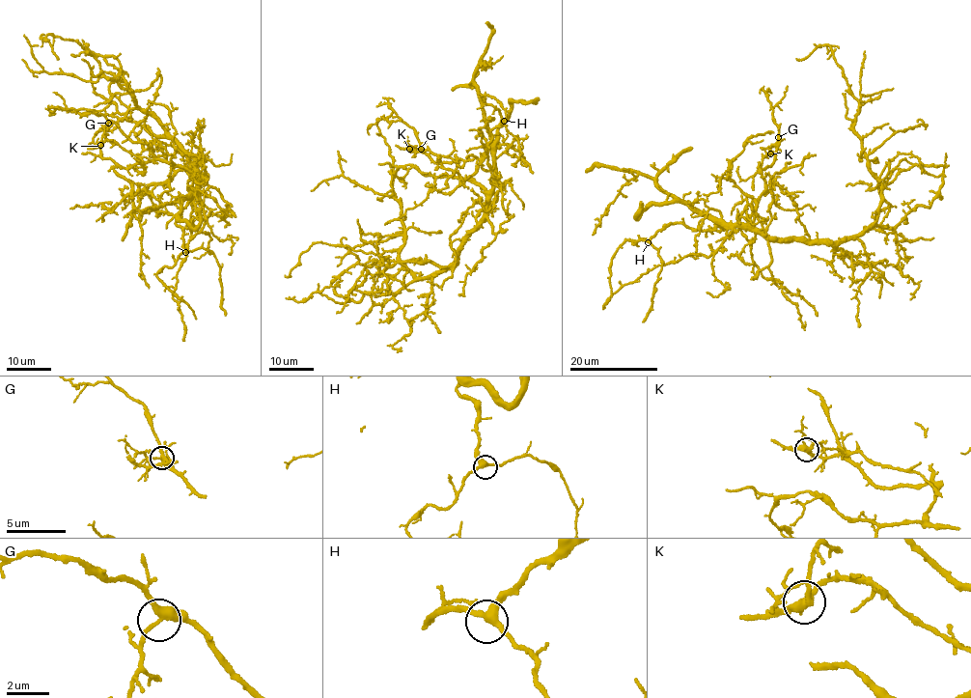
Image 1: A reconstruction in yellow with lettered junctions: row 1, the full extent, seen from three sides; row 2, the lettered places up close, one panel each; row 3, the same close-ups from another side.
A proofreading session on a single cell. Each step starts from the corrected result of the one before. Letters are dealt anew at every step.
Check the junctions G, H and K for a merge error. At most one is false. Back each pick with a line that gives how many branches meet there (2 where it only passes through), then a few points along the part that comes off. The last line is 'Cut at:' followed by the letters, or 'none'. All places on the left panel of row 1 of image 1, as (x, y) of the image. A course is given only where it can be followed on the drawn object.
K: 3 branches meet; foreign part runs (100, 146), (106, 140), (117, 142), (139, 156), (143, 164), (133, 157)
Cut at: K

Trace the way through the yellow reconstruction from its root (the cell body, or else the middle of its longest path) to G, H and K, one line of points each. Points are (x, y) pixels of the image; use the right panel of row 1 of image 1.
G: (816, 240), (784, 240), (763, 235), (755, 227), (757, 205), (765, 189), (761, 171), (773, 162), (778, 137)
H: (816, 240), (785, 240), (726, 225), (720, 225), (718, 231), (700, 231), (678, 221), (661, 228), (648, 242)
K: (816, 240), (784, 240), (755, 227), (757, 205), (765, 189), (761, 171), (773, 162), (778, 138), (770, 153)

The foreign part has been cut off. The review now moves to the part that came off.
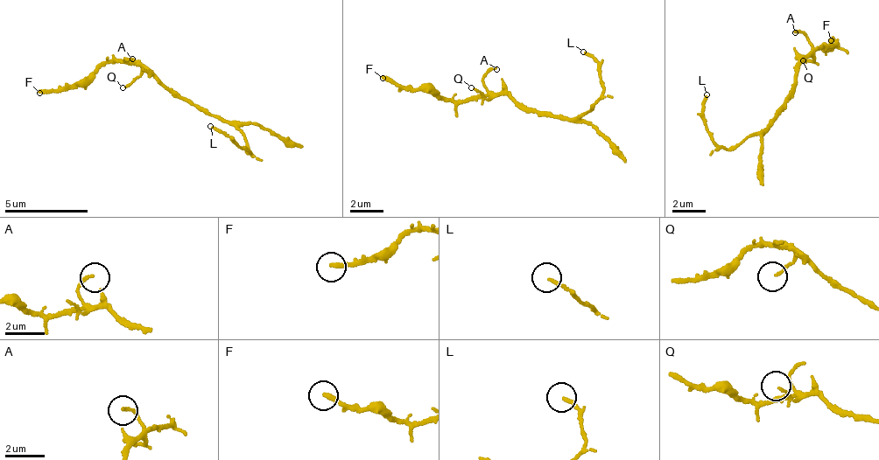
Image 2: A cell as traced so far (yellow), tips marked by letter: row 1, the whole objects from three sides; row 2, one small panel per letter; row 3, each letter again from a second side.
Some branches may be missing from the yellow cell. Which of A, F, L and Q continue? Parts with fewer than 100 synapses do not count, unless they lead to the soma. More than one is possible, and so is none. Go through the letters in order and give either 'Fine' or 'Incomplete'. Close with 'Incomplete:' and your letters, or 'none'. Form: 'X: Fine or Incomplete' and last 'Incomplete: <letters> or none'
A: Fine
F: Incomplete
L: Fine
Q: Fine
Incomplete: F

